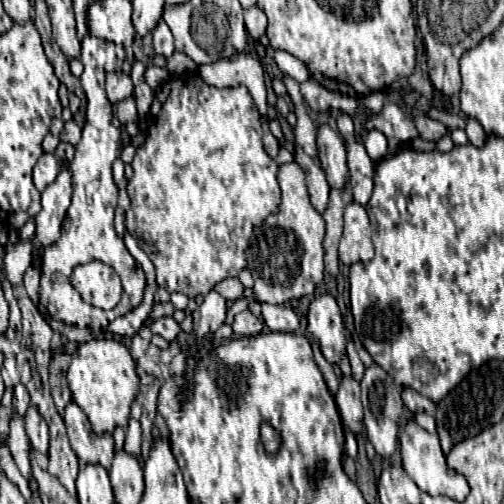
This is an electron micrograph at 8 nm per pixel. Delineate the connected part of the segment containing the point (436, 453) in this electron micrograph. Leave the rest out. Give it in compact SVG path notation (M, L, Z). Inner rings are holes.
M411 420L411 422L405 424L403 432L399 434L399 446L401 446L401 456L403 456L405 472L411 476L411 480L423 492L427 492L431 496L449 496L449 498L453 498L457 502L463 502L469 496L467 480L447 466L445 456L443 456L441 446L439 446L439 436L437 434L429 434L421 426L417 426L415 420Z

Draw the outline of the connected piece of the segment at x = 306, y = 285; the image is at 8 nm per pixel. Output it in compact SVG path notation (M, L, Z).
M295 162L283 164L277 180L281 186L281 208L253 230L247 248L247 270L255 280L255 300L267 304L285 304L313 294L325 270L321 246L325 238L325 220L309 202L303 170Z

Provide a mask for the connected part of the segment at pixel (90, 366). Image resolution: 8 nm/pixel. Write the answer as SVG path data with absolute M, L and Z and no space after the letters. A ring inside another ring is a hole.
M113 338L79 344L67 372L67 384L71 388L73 402L77 402L81 410L87 414L93 432L103 434L113 432L117 426L127 428L129 408L139 392L139 376L137 364L131 358L125 344Z

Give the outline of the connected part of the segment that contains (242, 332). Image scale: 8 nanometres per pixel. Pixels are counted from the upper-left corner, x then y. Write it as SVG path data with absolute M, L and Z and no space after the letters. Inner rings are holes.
M249 310L239 312L233 320L233 332L237 336L257 336L261 330L263 330L263 322L257 316L253 316Z

